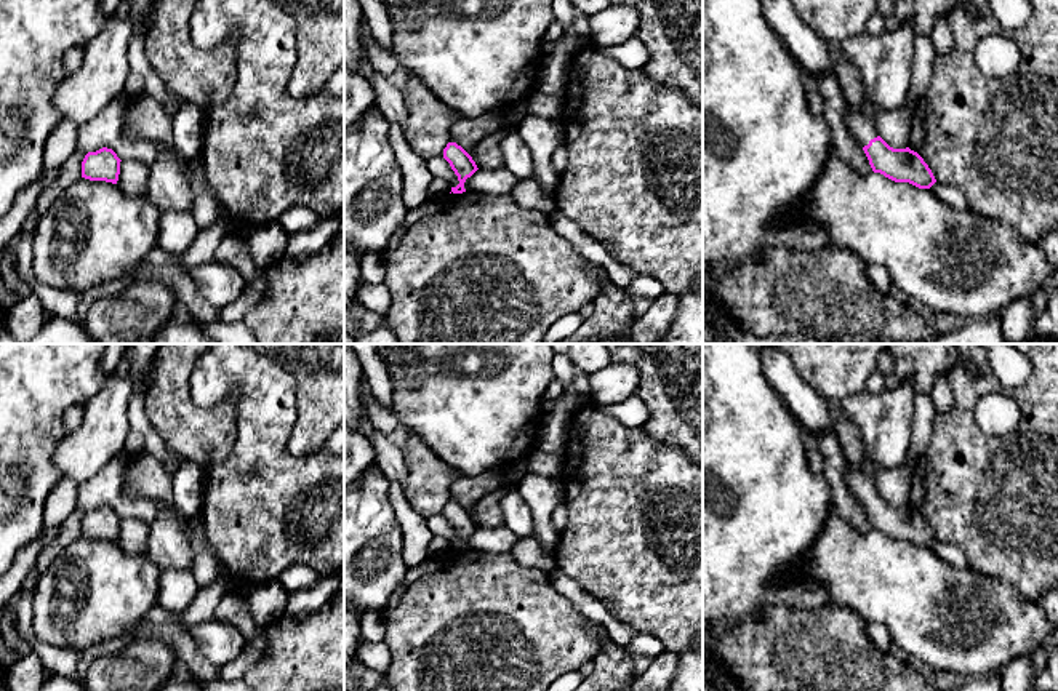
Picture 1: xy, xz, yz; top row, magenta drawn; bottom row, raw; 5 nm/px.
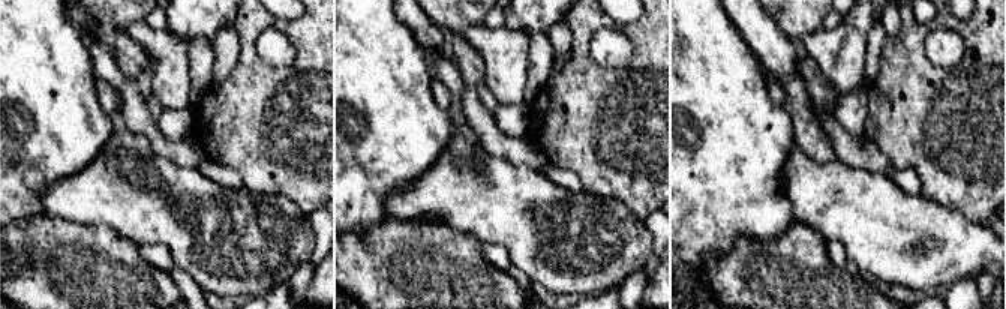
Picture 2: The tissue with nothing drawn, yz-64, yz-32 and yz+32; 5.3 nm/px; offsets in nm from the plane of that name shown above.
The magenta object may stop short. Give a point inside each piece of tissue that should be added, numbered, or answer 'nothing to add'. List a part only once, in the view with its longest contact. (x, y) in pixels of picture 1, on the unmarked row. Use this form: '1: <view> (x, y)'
1: yz (861, 487)

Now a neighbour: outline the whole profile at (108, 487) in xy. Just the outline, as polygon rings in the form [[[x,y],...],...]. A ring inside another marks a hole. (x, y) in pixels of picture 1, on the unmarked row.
[[[131,443],[93,478],[78,485],[75,509],[88,512],[102,505],[112,507],[120,518],[136,518],[150,525],[155,518],[155,501],[125,493],[125,470],[131,457],[139,453]]]

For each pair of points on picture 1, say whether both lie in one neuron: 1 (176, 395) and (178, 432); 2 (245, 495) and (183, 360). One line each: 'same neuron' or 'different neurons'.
1: same neuron
2: different neurons

